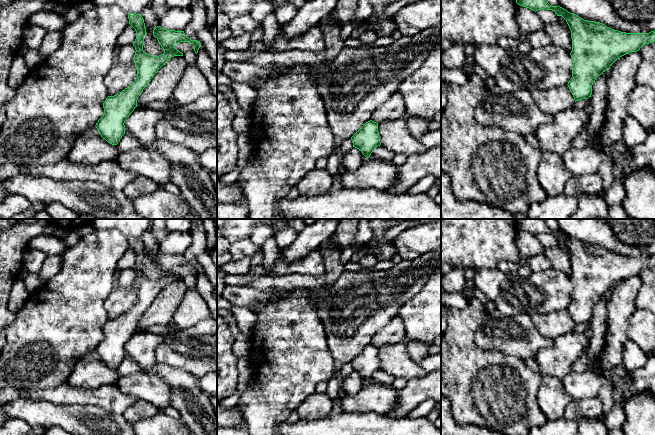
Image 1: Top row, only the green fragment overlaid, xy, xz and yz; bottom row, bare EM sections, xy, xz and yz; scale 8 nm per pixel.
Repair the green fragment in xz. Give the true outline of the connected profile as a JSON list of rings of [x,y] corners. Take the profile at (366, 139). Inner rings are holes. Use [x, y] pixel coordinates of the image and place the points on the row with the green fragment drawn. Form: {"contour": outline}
{"contour": [[[370,120],[351,137],[353,147],[359,149],[362,154],[369,158],[373,150],[381,145],[378,132],[378,123]]]}

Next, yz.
{"contour": [[[516,0],[520,6],[533,11],[552,10],[557,16],[562,16],[570,30],[572,38],[572,77],[568,82],[568,87],[575,101],[588,99],[592,94],[592,85],[596,78],[610,68],[610,66],[620,57],[631,52],[637,52],[645,44],[655,42],[655,30],[649,33],[626,33],[611,29],[600,22],[587,21],[576,14],[568,12],[558,6],[552,6],[547,0]]]}

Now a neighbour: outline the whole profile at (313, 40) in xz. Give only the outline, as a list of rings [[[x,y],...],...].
[[[320,25],[311,27],[304,34],[299,35],[297,38],[287,40],[282,32],[274,40],[271,47],[268,48],[263,41],[251,44],[249,51],[257,54],[261,52],[286,52],[288,50],[303,50],[310,52],[321,52],[326,49],[325,38]]]

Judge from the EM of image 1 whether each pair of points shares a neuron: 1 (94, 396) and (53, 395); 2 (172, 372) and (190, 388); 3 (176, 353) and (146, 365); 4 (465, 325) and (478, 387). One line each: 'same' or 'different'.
1: same
2: same
3: different
4: same

